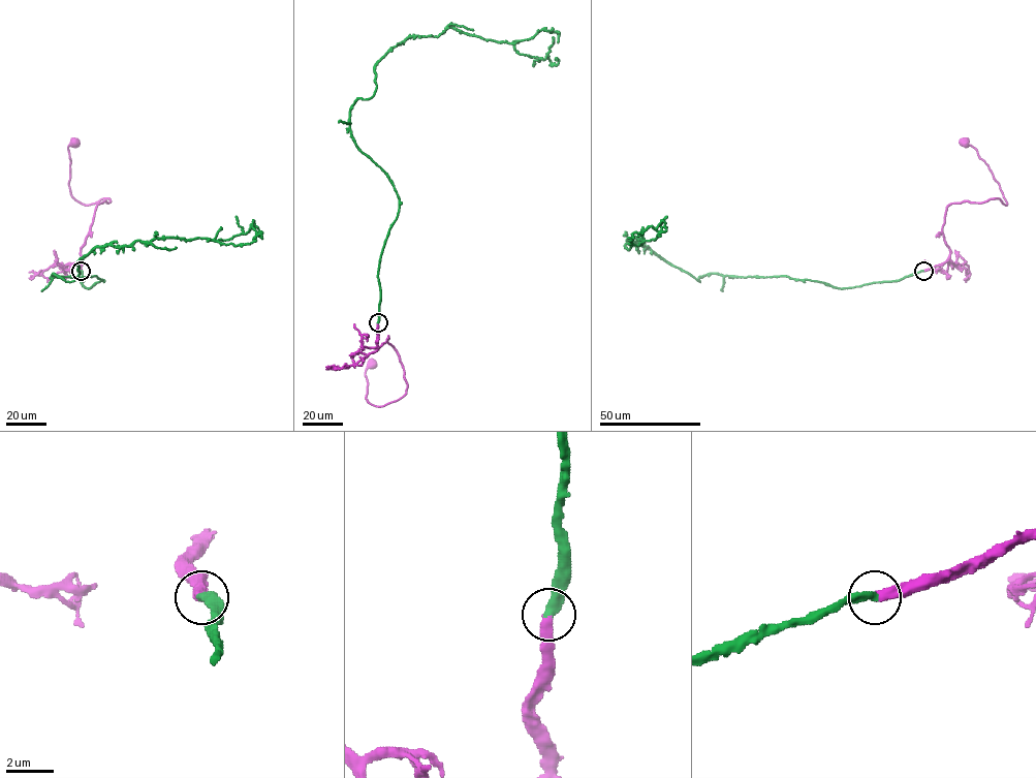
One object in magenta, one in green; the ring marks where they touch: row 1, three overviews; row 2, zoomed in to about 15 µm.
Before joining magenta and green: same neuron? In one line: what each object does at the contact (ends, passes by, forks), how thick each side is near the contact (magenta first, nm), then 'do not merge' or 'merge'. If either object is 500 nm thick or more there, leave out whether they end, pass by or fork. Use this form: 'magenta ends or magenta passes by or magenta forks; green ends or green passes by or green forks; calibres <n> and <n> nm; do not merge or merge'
magenta ends; green ends; calibres 440 and 420 nm; merge

